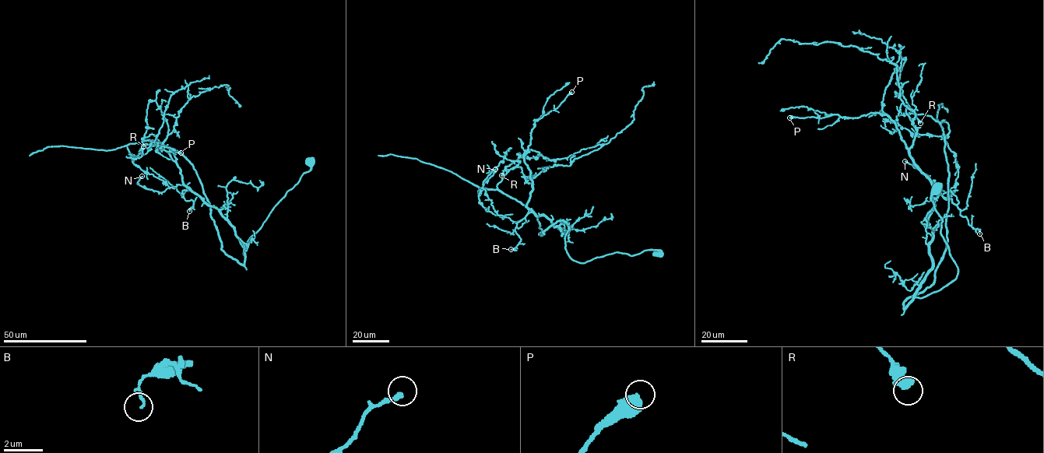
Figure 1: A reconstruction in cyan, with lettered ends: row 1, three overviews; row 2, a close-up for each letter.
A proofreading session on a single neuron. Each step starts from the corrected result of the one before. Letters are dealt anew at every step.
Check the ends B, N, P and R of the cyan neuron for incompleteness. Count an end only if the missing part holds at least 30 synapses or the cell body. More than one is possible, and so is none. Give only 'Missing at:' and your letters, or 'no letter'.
Missing at: P

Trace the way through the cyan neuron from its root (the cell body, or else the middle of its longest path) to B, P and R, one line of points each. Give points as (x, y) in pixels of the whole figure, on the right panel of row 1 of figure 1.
B: (936, 189), (931, 199), (958, 272), (939, 290), (915, 296), (932, 266), (933, 199), (951, 199), (979, 233)
P: (936, 189), (931, 199), (958, 272), (916, 297), (932, 266), (933, 191), (894, 121), (870, 112), (789, 117)
R: (936, 189), (958, 272), (916, 297), (932, 266), (935, 204), (910, 154), (907, 106), (920, 123)

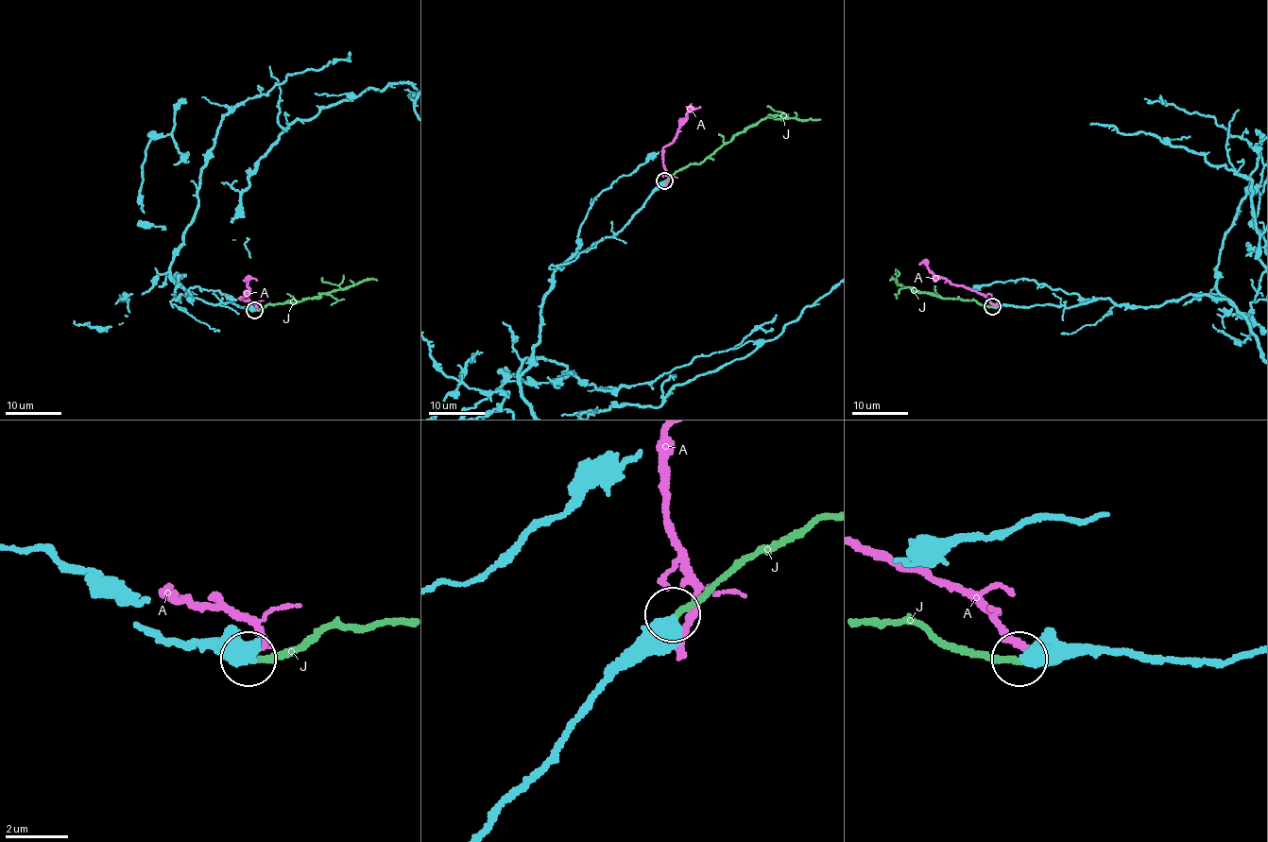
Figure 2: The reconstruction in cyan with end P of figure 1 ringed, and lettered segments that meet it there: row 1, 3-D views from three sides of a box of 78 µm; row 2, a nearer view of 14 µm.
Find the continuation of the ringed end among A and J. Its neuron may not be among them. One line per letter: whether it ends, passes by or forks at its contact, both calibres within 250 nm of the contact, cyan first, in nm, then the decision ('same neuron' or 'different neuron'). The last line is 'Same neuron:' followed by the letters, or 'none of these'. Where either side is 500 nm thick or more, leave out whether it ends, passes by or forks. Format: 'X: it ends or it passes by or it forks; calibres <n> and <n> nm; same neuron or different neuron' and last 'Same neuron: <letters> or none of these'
A: calibres 750 and 300 nm; different neuron
J: calibres 600 and 180 nm; same neuron
Same neuron: J

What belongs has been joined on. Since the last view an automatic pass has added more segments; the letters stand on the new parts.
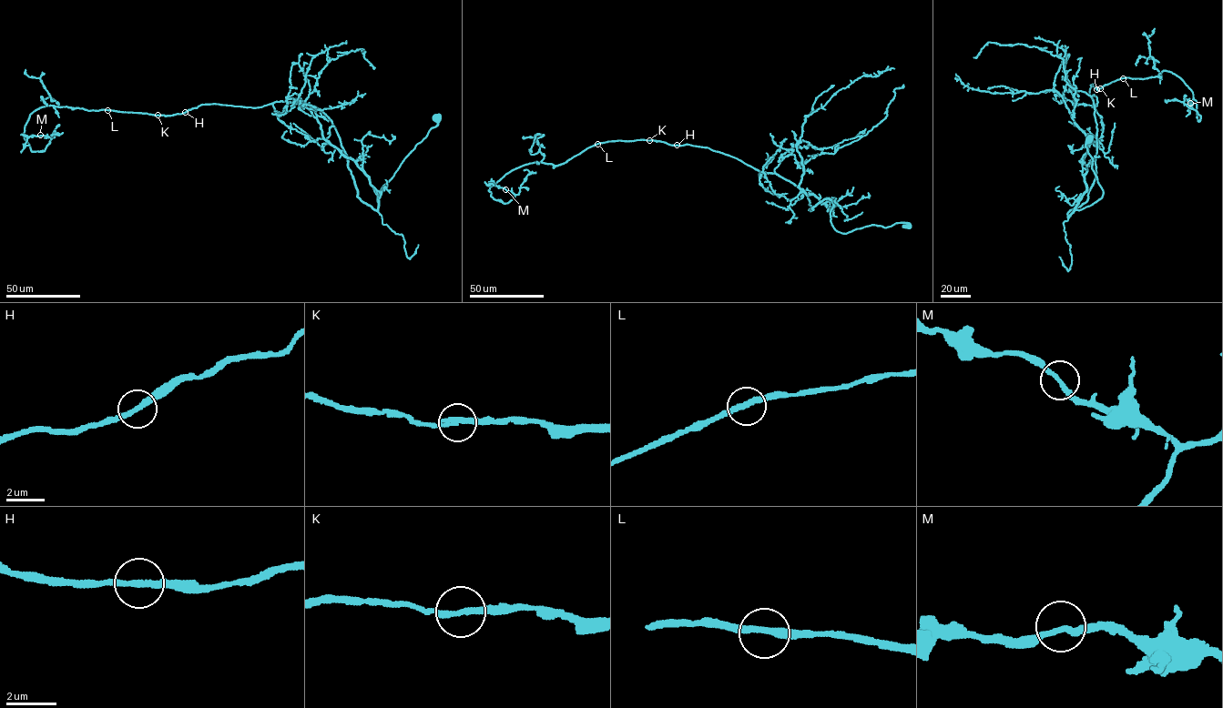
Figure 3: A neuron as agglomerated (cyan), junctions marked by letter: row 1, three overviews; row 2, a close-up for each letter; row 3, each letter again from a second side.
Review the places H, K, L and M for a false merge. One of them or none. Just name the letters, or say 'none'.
none

